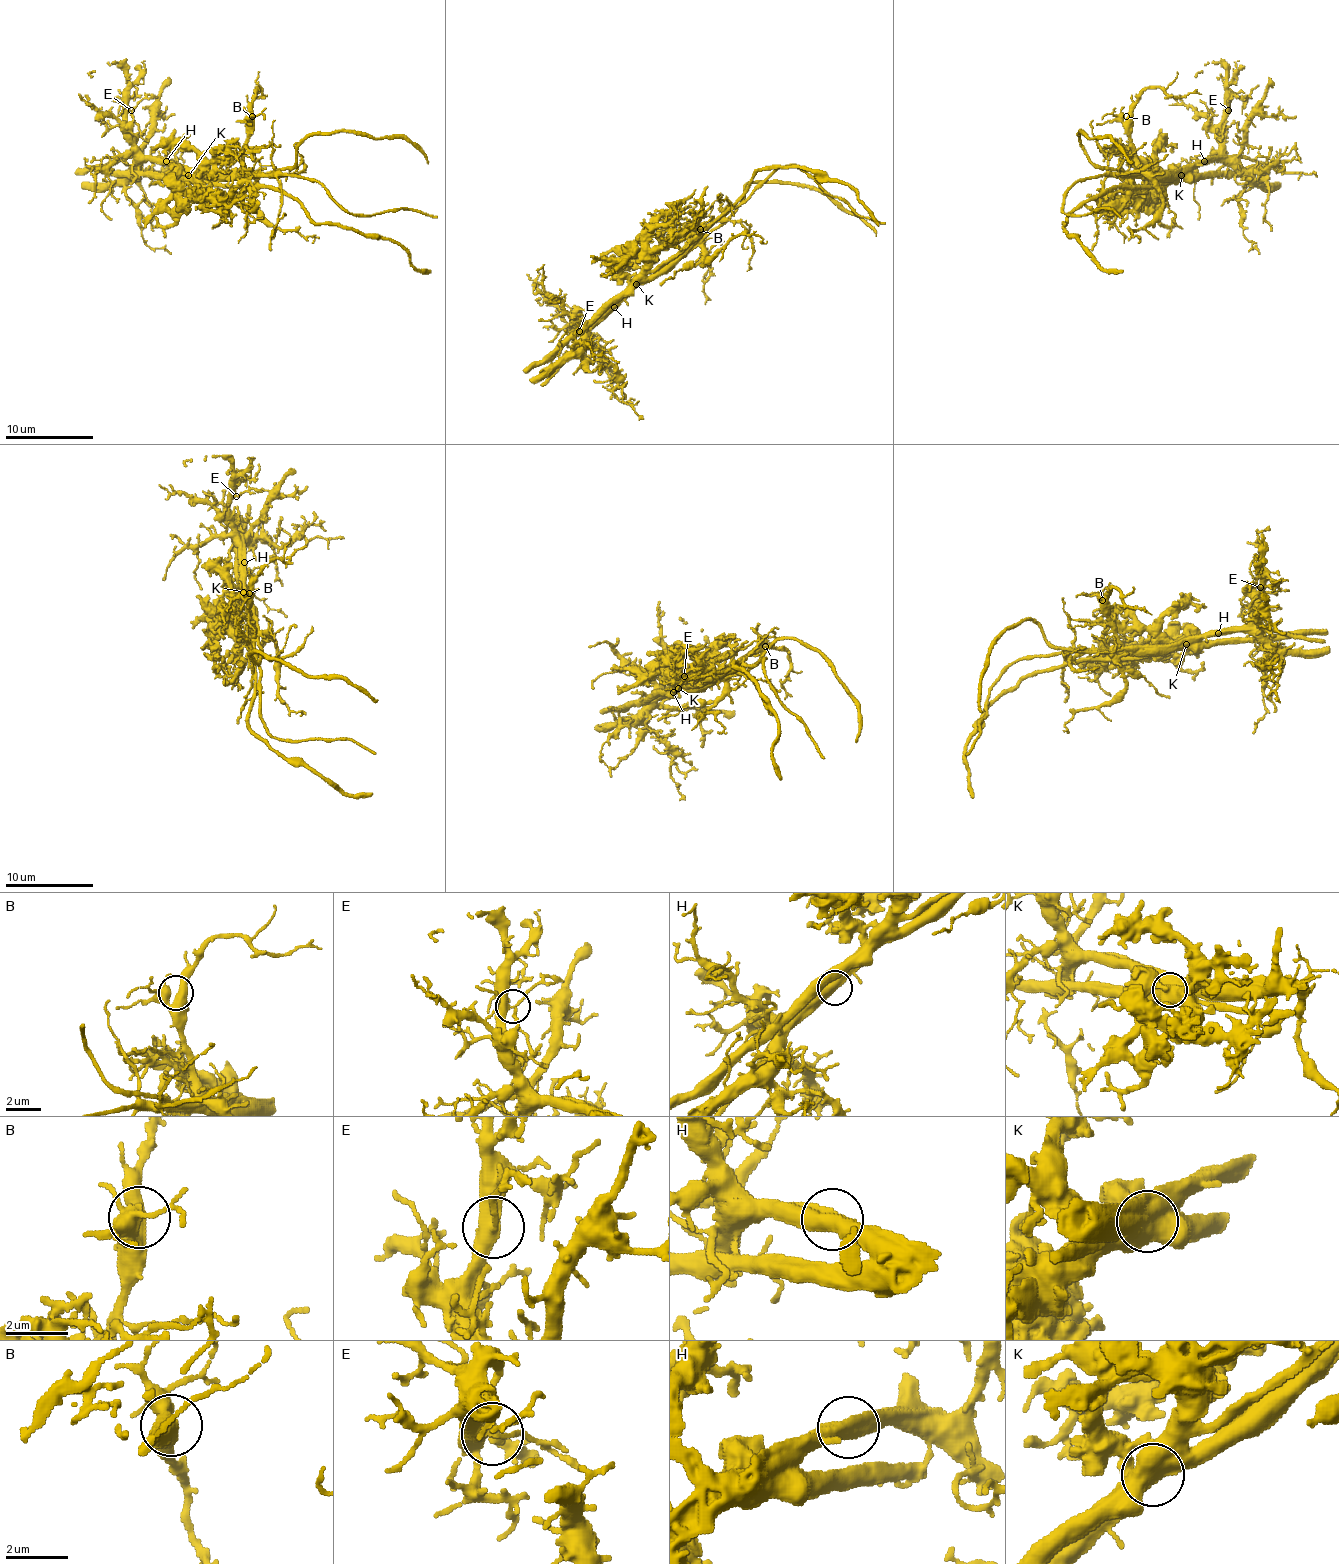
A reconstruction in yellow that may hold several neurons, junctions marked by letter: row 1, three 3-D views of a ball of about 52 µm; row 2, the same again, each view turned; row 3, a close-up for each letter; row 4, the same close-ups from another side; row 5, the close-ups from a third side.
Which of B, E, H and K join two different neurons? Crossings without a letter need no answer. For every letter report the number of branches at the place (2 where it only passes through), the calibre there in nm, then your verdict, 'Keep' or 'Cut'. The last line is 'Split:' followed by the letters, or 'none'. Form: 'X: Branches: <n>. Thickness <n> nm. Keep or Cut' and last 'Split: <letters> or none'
B: Branches: 3. Thickness 440 nm. Keep
E: Branches: 3. Thickness 380 nm. Keep
H: Branches: 2. Thickness 550 nm. Cut
K: Branches: 3. Thickness 650 nm. Cut
Split: H, K

